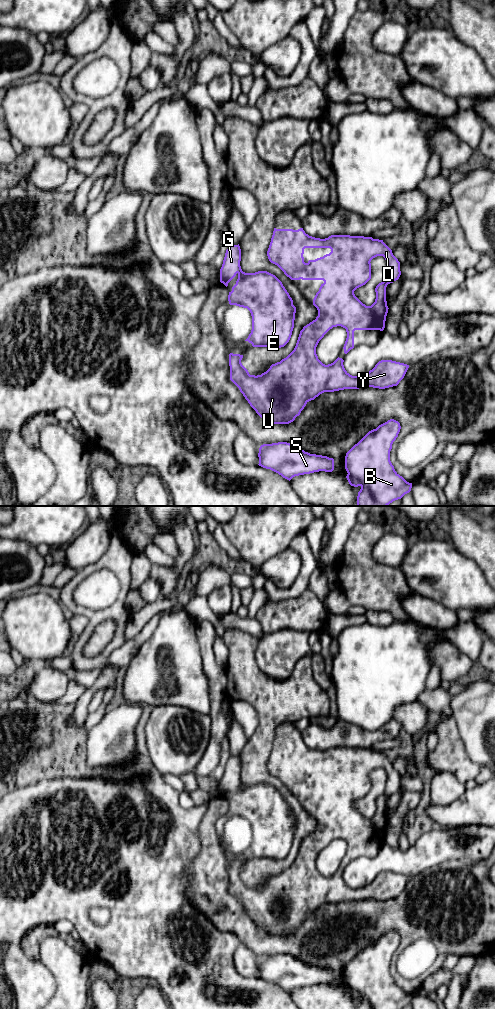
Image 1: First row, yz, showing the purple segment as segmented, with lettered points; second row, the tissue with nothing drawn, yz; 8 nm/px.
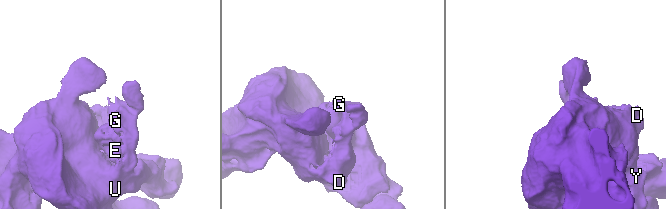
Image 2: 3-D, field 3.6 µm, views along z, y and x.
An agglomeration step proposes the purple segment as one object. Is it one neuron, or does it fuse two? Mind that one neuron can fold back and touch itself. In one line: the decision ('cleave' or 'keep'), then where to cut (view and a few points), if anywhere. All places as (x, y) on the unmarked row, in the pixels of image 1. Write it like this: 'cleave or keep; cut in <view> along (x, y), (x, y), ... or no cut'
cleave; cut in yz along (240, 780), (237, 784)

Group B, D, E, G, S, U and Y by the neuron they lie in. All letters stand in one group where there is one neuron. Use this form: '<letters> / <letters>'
B D G S U Y / E

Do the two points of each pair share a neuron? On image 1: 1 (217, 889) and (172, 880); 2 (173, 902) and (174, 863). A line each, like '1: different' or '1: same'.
1: different
2: same

